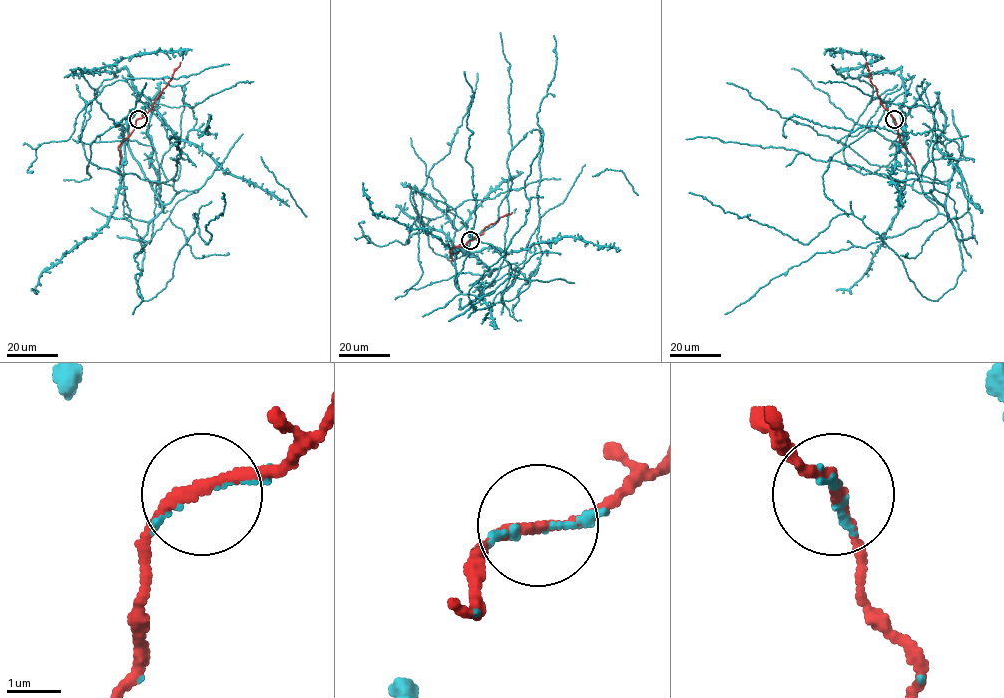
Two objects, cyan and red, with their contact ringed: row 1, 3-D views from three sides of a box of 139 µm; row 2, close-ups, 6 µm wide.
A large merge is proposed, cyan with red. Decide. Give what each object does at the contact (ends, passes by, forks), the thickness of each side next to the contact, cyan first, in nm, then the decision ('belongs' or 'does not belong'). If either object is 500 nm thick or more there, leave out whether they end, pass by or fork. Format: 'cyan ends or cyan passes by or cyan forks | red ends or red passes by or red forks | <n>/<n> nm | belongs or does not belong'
cyan ends | red passes by | 110/200 nm | belongs

